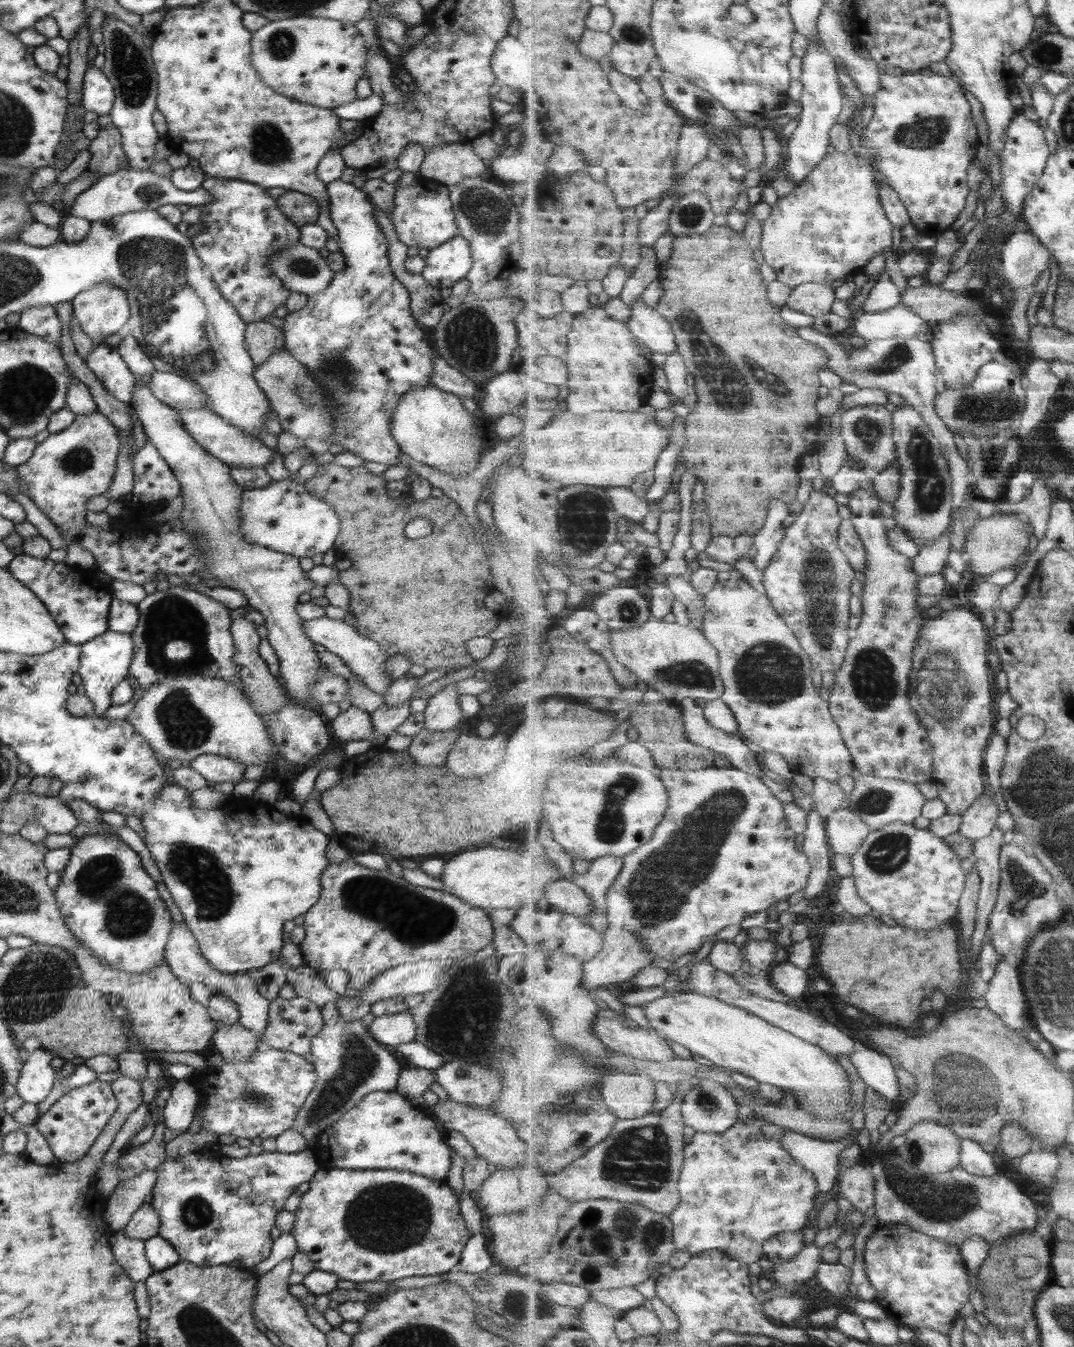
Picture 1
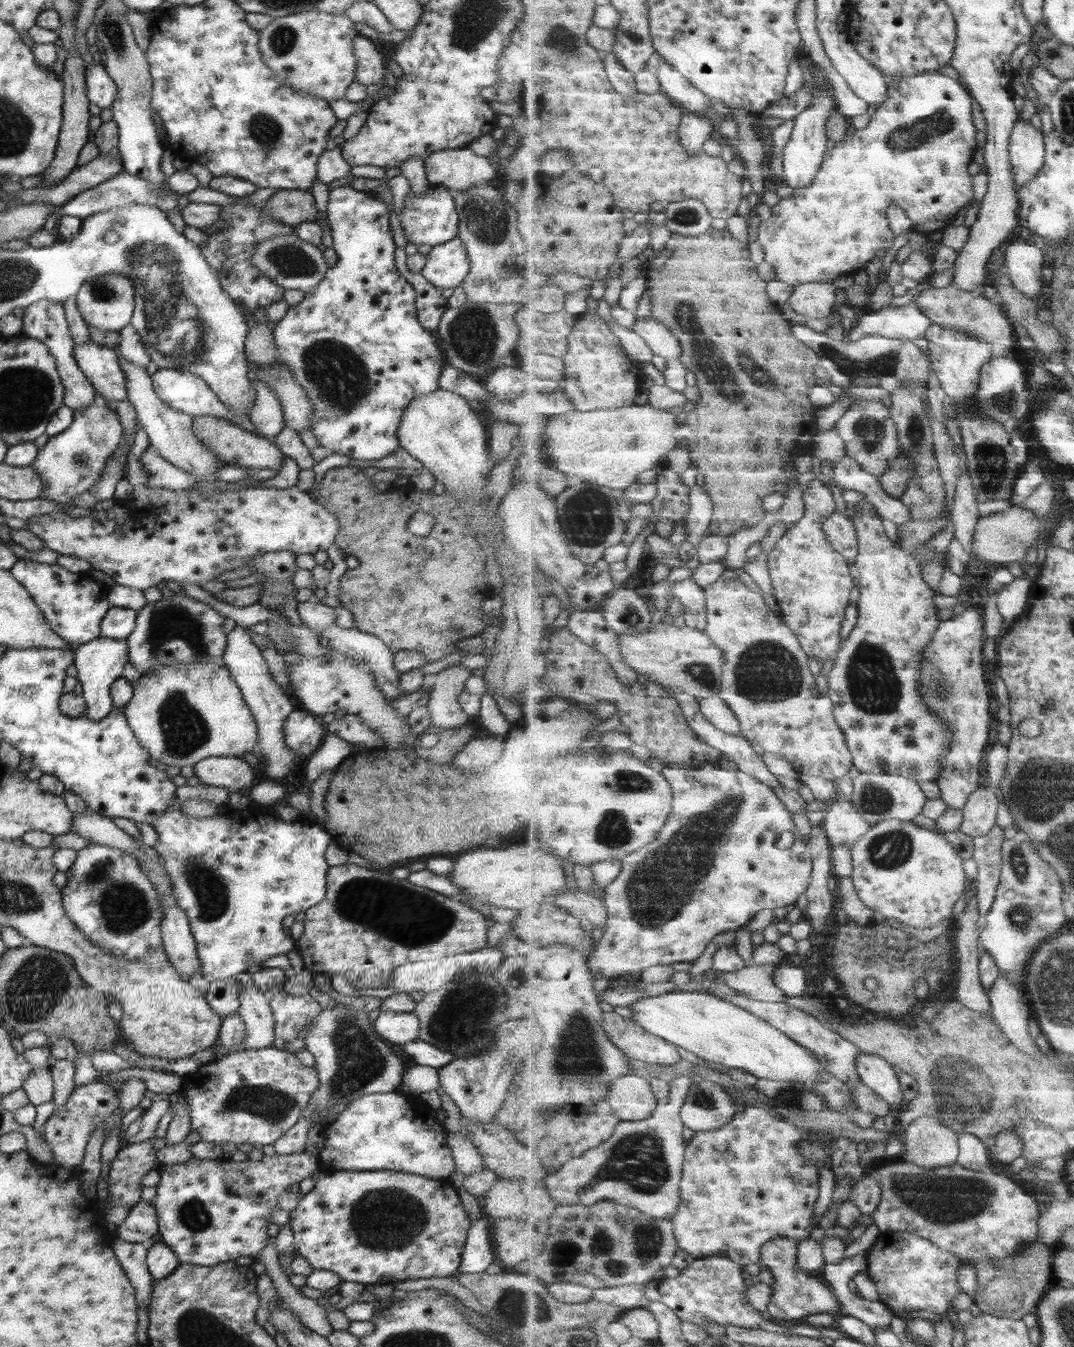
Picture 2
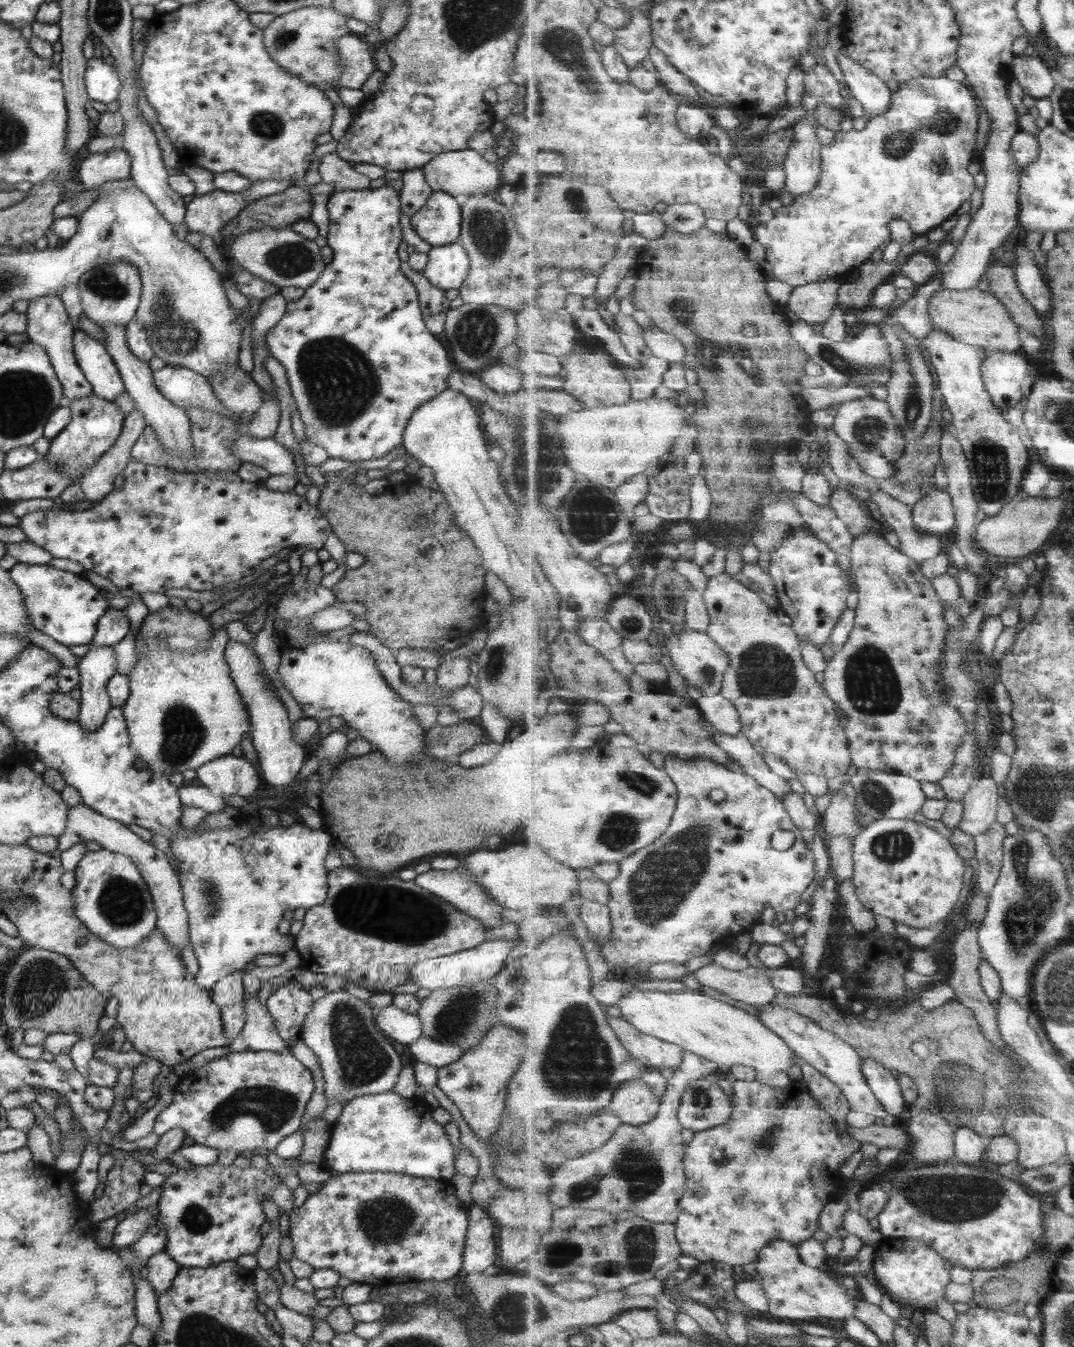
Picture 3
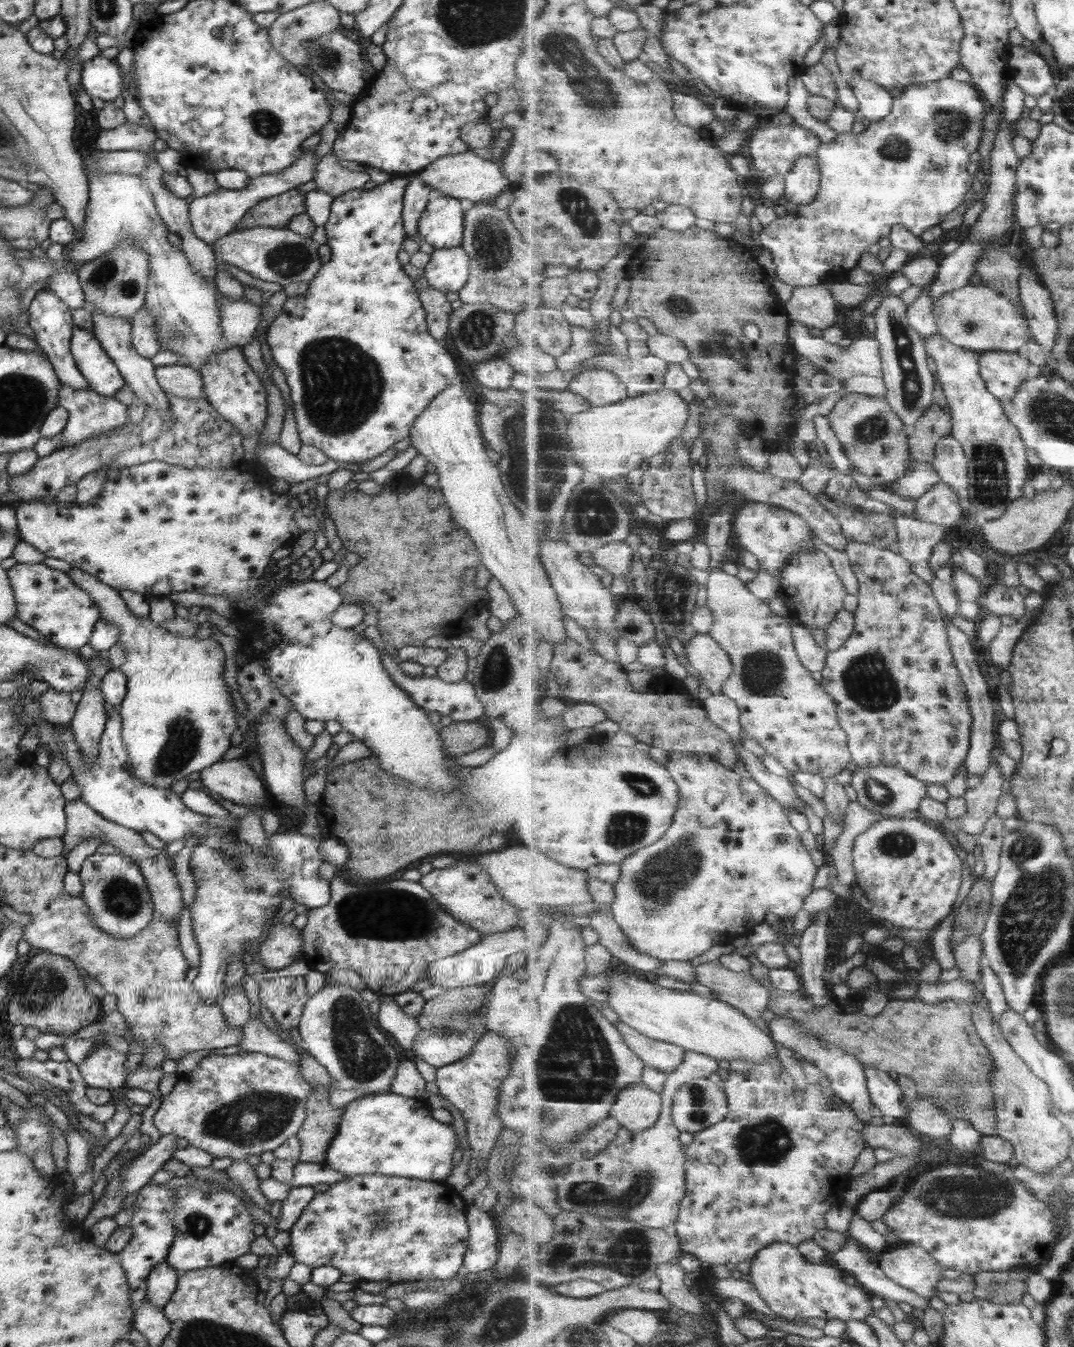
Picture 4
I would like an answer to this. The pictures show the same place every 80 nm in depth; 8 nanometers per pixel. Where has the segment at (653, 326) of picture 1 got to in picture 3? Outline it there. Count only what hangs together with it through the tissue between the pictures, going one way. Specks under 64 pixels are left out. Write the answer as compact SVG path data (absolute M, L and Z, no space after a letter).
M656 324L654 327L644 329L642 336L655 356L664 358L670 363L685 361L688 352L684 343L673 334L660 329Z

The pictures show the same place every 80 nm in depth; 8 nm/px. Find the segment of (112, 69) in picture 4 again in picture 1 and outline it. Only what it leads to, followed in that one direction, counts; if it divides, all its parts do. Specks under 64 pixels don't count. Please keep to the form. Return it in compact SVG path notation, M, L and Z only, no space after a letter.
M91 65L83 75L80 106L97 116L109 114L114 101L111 83L101 73L101 69Z

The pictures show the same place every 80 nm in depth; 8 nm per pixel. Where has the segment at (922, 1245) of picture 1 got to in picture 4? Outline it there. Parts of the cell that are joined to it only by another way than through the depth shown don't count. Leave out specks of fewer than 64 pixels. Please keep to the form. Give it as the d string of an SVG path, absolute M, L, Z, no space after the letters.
M918 1244L889 1245L877 1263L893 1282L928 1299L937 1296L937 1286L944 1278L941 1263Z

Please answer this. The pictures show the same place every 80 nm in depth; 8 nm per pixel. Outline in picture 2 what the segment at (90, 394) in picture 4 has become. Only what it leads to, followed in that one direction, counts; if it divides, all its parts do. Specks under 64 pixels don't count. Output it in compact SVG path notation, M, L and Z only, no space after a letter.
M97 399L91 405L73 411L71 425L60 434L49 437L29 465L43 483L40 498L59 506L72 506L72 498L91 491L101 477L99 473L105 469L105 462L117 449L122 432L115 412Z

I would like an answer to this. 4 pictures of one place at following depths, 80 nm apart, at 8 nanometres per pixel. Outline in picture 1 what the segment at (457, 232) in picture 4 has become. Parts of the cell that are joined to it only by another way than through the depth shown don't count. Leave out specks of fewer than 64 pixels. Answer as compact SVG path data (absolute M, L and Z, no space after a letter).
M419 178L419 180L413 184L413 186L394 185L394 193L392 198L391 212L386 209L390 222L393 224L393 228L396 232L396 236L399 242L409 246L409 248L428 249L431 250L444 242L447 242L450 238L456 236L455 218L453 217L452 206L448 197L448 191L450 188L441 183L435 183L429 179Z

